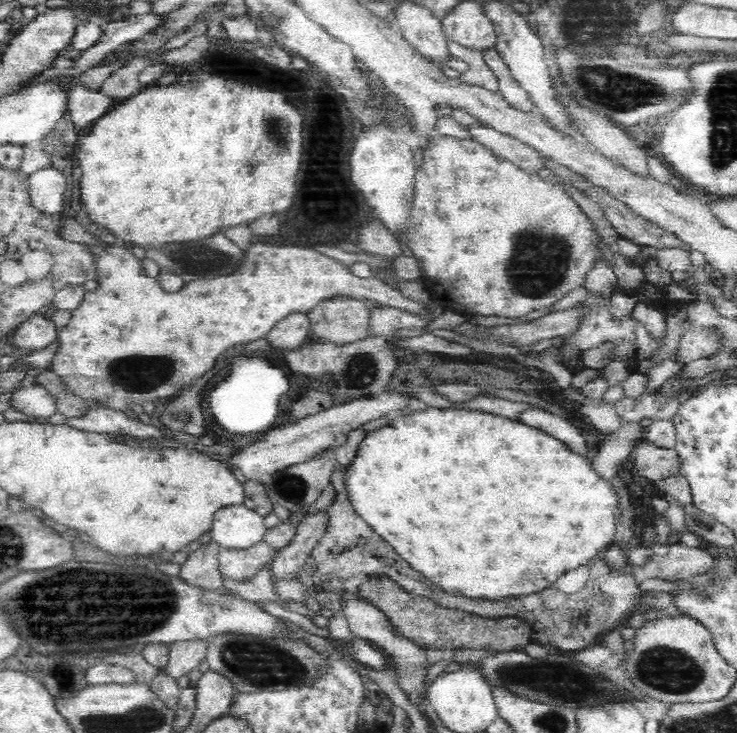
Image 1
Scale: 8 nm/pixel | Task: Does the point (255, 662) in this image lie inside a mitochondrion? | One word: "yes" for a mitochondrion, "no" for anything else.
yes

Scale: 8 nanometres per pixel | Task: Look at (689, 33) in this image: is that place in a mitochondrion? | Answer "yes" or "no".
no

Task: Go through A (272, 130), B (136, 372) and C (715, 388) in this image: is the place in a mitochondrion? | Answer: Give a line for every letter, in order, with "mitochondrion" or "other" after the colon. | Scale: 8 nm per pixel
A: mitochondrion
B: mitochondrion
C: other

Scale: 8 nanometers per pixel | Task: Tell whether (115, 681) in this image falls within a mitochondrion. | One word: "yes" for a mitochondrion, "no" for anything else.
no

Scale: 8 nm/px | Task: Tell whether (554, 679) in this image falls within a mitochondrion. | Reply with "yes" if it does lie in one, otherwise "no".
yes

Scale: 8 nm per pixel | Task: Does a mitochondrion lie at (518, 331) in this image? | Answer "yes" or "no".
no

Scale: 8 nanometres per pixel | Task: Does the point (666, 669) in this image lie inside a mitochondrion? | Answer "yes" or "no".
yes

